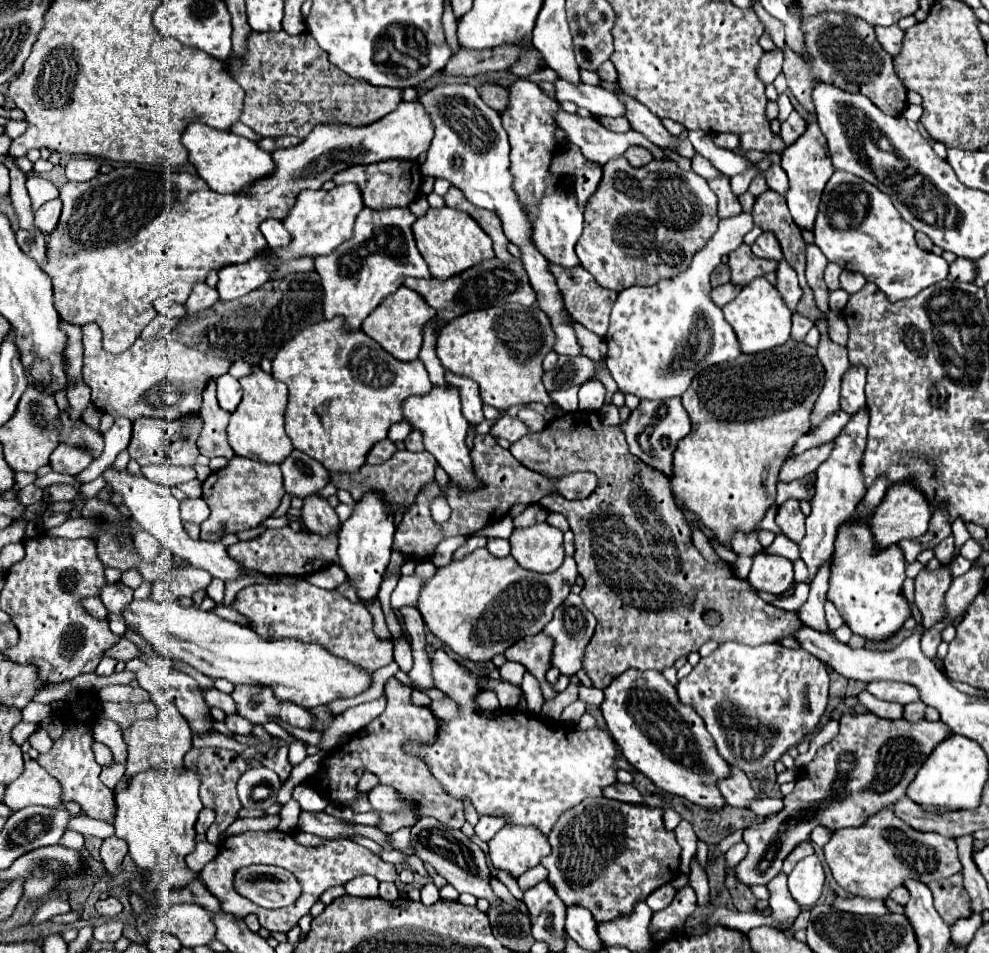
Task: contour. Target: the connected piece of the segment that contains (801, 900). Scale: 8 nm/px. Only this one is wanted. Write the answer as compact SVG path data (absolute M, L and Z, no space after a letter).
M816 855L804 857L788 875L788 889L794 901L802 907L812 907L824 887L824 869Z

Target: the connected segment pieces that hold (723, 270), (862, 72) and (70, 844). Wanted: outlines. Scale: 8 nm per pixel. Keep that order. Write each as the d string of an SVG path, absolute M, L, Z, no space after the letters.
M720 263L714 271L712 271L712 277L710 277L710 283L712 287L718 287L718 285L724 285L730 281L730 271L728 271L728 265L726 263Z
M814 15L812 19L802 19L804 43L810 61L806 61L800 53L792 51L792 47L784 45L784 65L782 73L788 81L788 89L798 99L800 105L812 105L812 87L816 83L830 83L848 93L866 95L882 113L898 117L906 107L906 87L900 83L892 55L888 55L874 33L874 27L864 23L862 19L850 15Z
M66 830L66 833L64 833L62 839L60 839L60 845L62 845L62 847L68 847L68 849L82 849L84 838L76 831Z

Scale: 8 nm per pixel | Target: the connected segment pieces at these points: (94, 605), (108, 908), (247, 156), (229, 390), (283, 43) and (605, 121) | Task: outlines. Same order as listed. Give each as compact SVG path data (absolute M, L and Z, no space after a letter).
M86 597L80 601L84 611L88 611L88 615L96 617L96 619L108 619L108 609L104 607L104 603L100 601L100 597Z
M108 897L108 899L100 899L96 903L96 911L104 917L116 917L120 911L122 911L122 903L114 897Z
M192 123L186 129L186 149L198 175L218 193L246 193L246 187L256 183L262 177L274 173L274 161L268 151L260 149L254 141L248 141L232 131L218 131L204 123Z
M222 375L216 383L218 383L218 391L216 391L218 405L228 413L236 411L240 399L242 399L242 387L240 387L238 379L234 379L232 375Z
M252 31L246 47L248 53L242 63L224 61L224 67L246 93L240 121L262 137L306 137L316 125L336 119L350 125L370 125L394 111L402 101L400 89L372 87L344 75L328 61L328 55L316 45L310 33L288 35L286 31Z
M602 117L600 123L602 123L606 129L616 131L616 133L626 133L626 131L632 129L630 123L628 123L628 119L622 119L622 117L616 117L616 119L612 119L612 117Z

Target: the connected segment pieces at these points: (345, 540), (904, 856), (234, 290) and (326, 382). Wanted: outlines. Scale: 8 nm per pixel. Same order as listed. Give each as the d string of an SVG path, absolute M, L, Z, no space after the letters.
M378 493L364 495L362 501L356 503L354 513L348 521L342 523L338 533L338 565L348 575L350 585L356 589L356 595L362 603L370 603L378 597L380 583L384 579L384 571L390 563L392 553L392 537L394 537L394 517Z
M882 809L862 827L834 831L832 839L824 845L824 859L844 891L866 899L886 899L888 893L908 877L930 883L962 871L954 839L916 831L904 825L890 809Z
M252 257L248 263L228 265L220 269L216 283L220 301L232 301L262 287L272 275L272 271L274 267L260 257Z
M344 319L320 321L306 327L290 339L272 361L272 377L288 387L286 433L294 449L320 461L328 471L356 473L364 463L368 451L388 437L388 429L402 421L402 403L412 395L426 395L432 389L428 371L420 359L404 363L388 355L374 339L362 331L346 331Z

